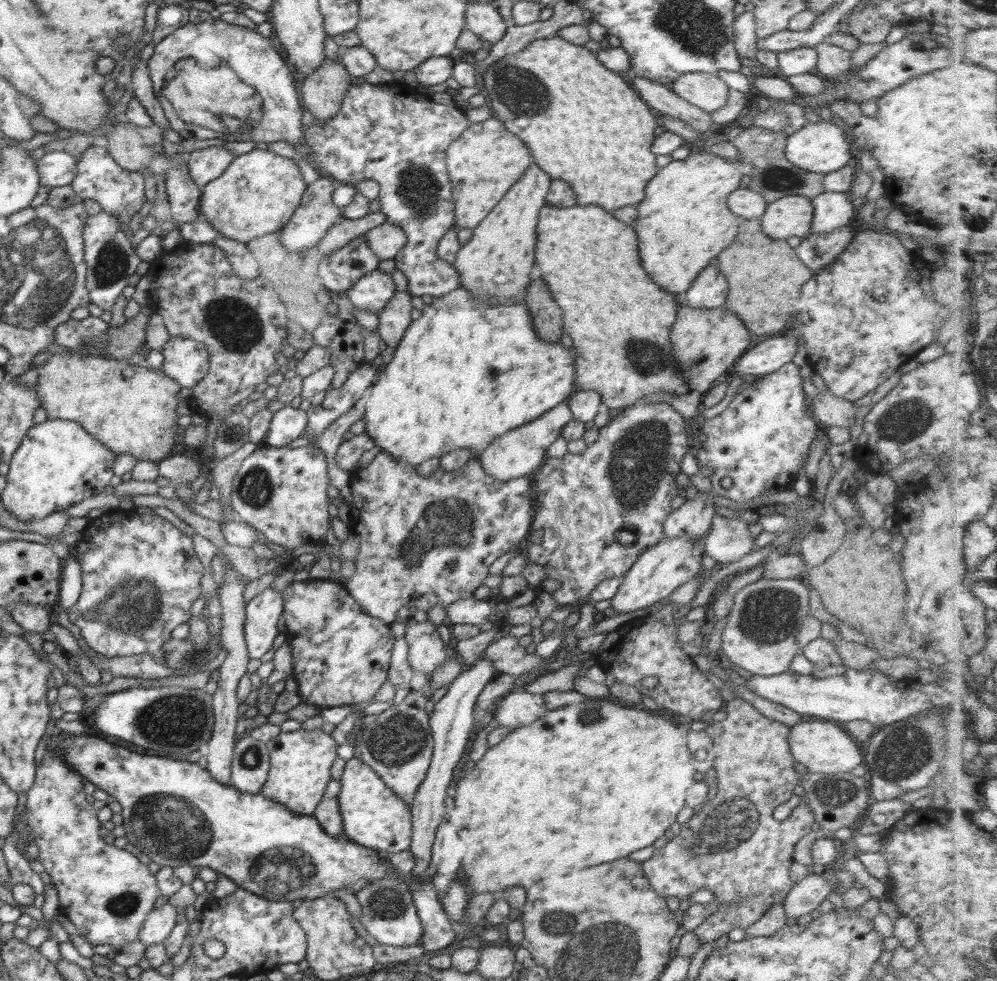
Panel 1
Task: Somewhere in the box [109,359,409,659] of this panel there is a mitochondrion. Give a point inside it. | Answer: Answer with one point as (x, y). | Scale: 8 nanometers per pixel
(257, 488)

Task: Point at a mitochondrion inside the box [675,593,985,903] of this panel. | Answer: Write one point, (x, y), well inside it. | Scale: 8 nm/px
(907, 752)

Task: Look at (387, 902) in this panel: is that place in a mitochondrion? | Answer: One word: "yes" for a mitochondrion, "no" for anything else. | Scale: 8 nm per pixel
yes

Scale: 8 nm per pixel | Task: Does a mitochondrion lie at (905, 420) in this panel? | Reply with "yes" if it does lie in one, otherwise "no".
yes

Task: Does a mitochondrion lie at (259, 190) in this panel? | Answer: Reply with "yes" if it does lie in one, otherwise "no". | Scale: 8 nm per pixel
no

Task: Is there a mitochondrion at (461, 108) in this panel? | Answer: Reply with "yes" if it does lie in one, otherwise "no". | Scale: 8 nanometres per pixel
no

